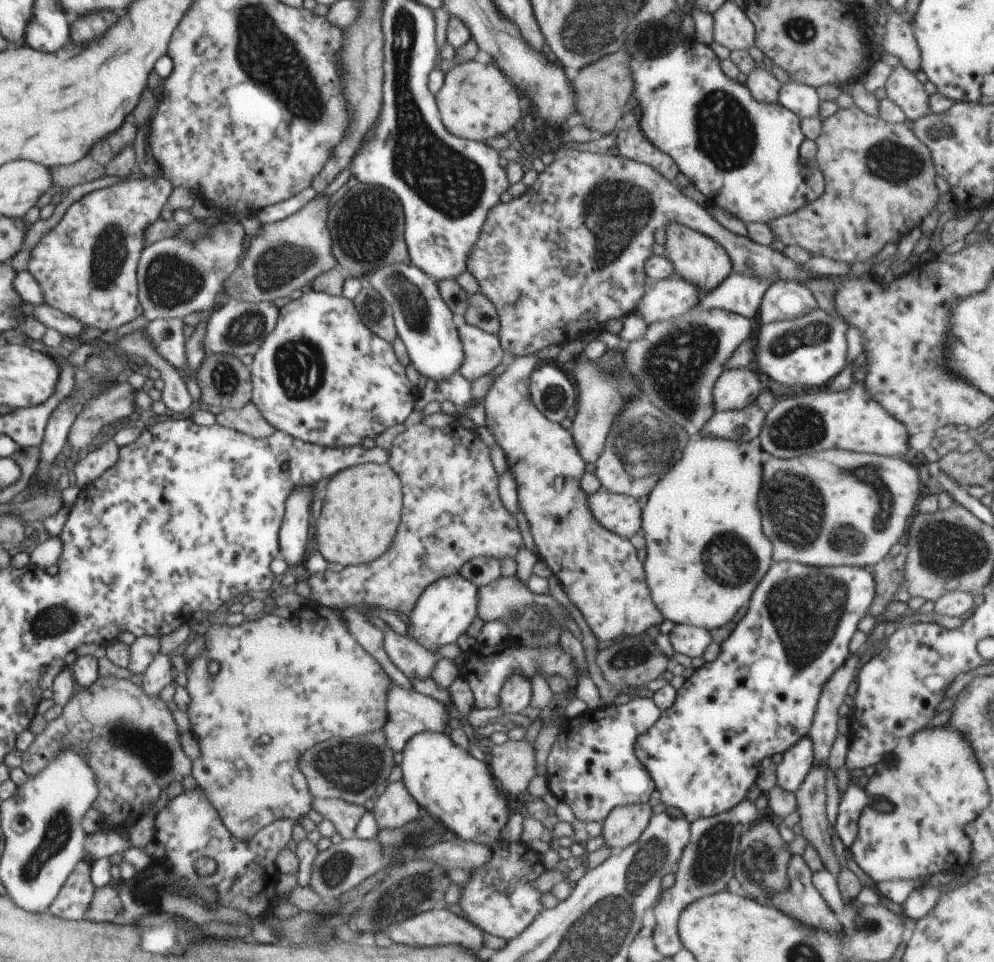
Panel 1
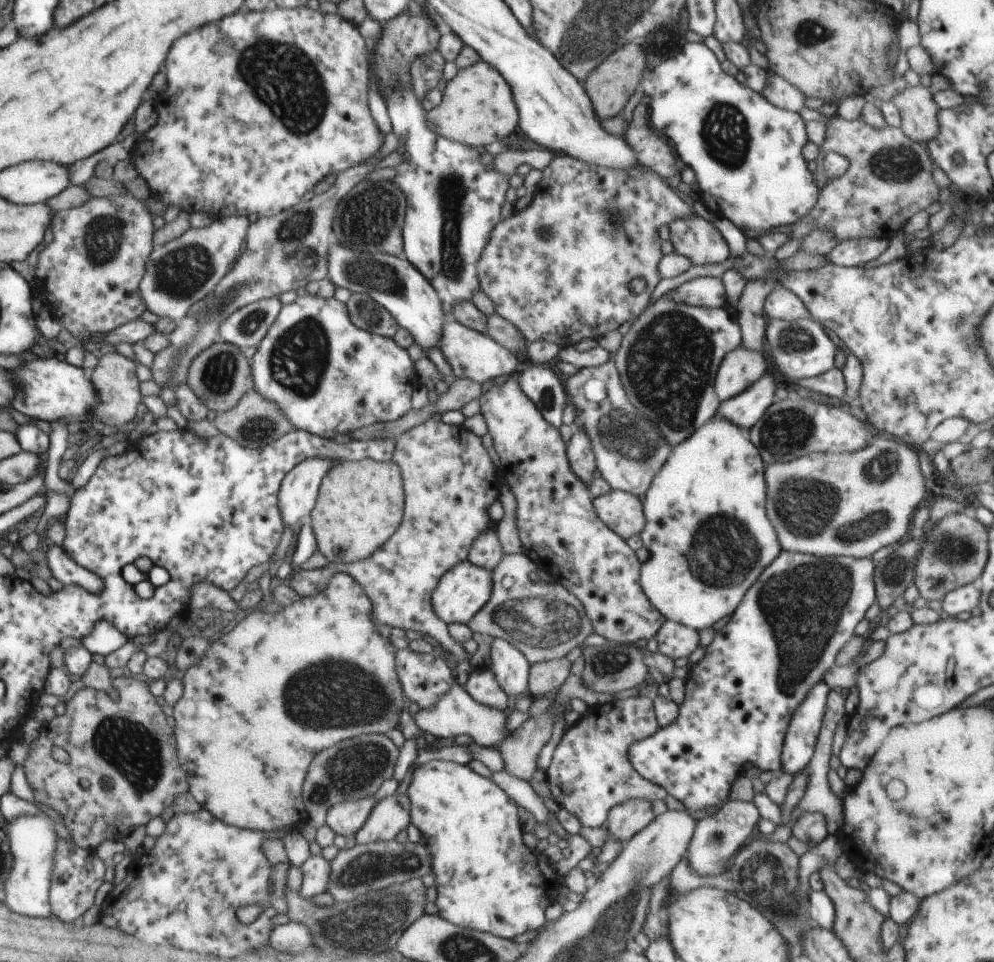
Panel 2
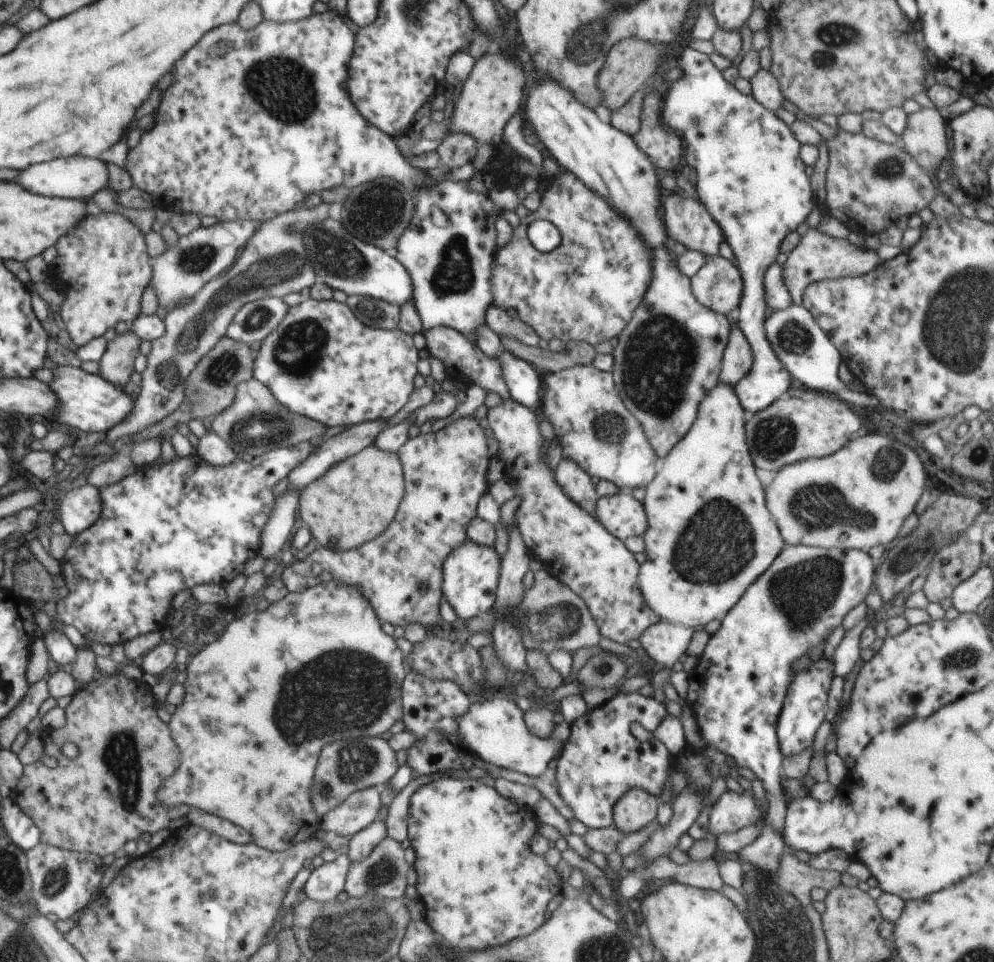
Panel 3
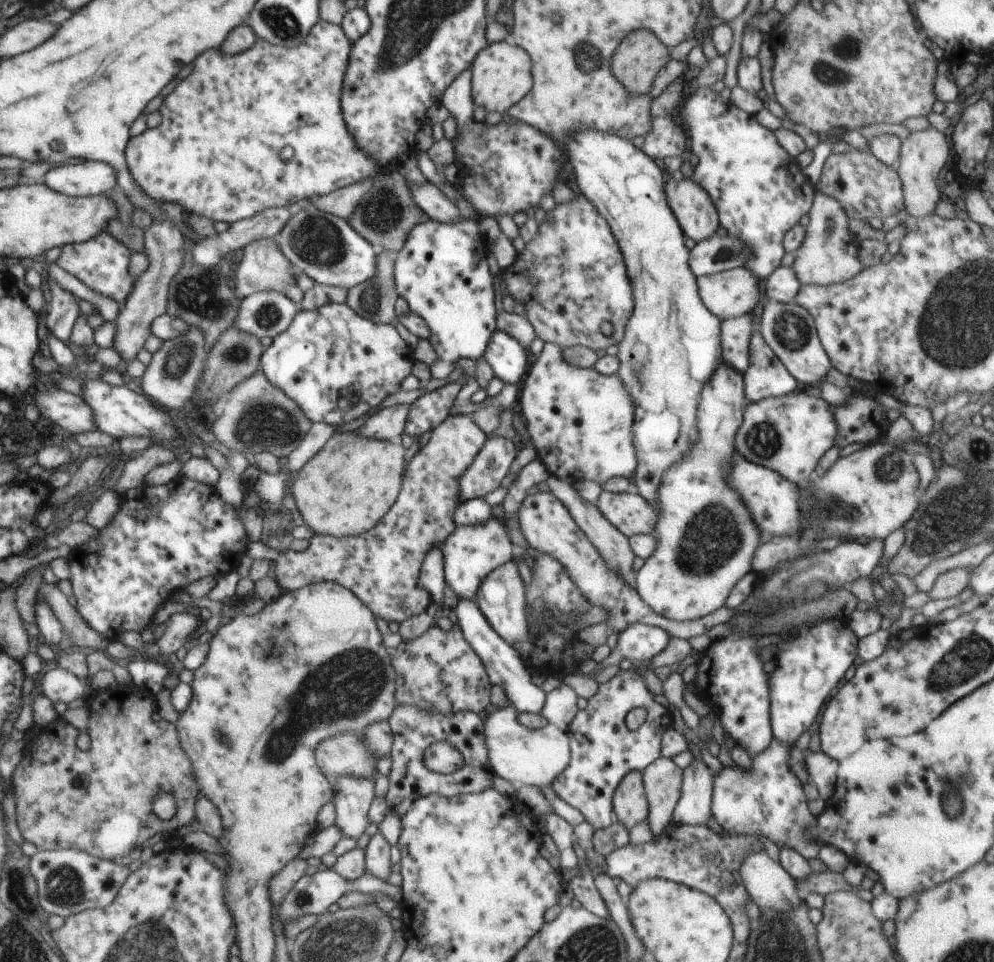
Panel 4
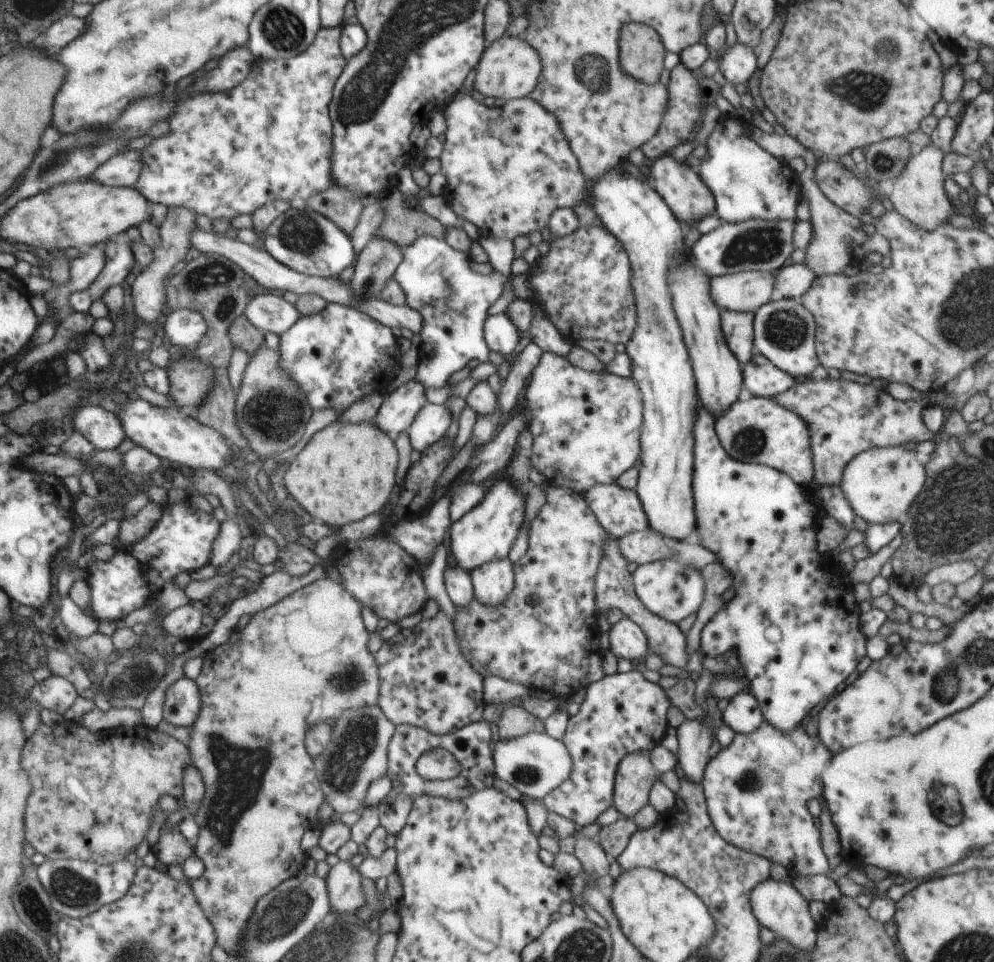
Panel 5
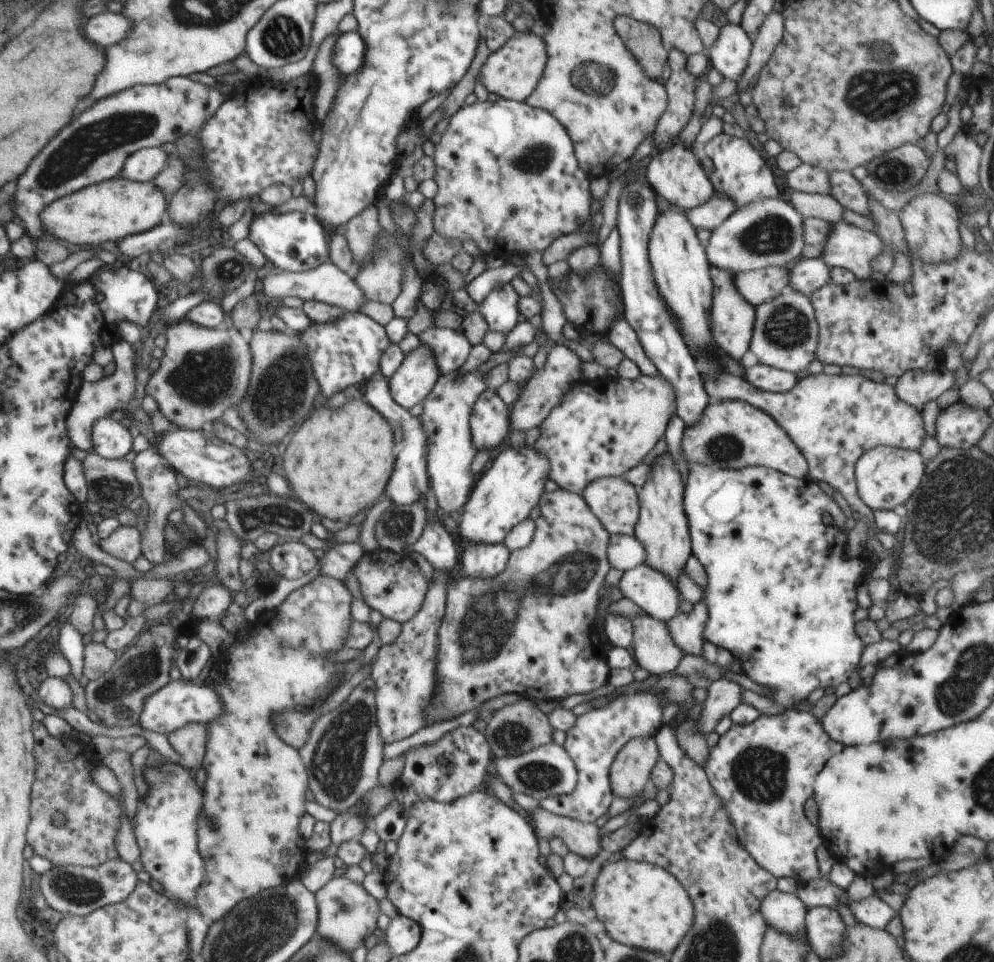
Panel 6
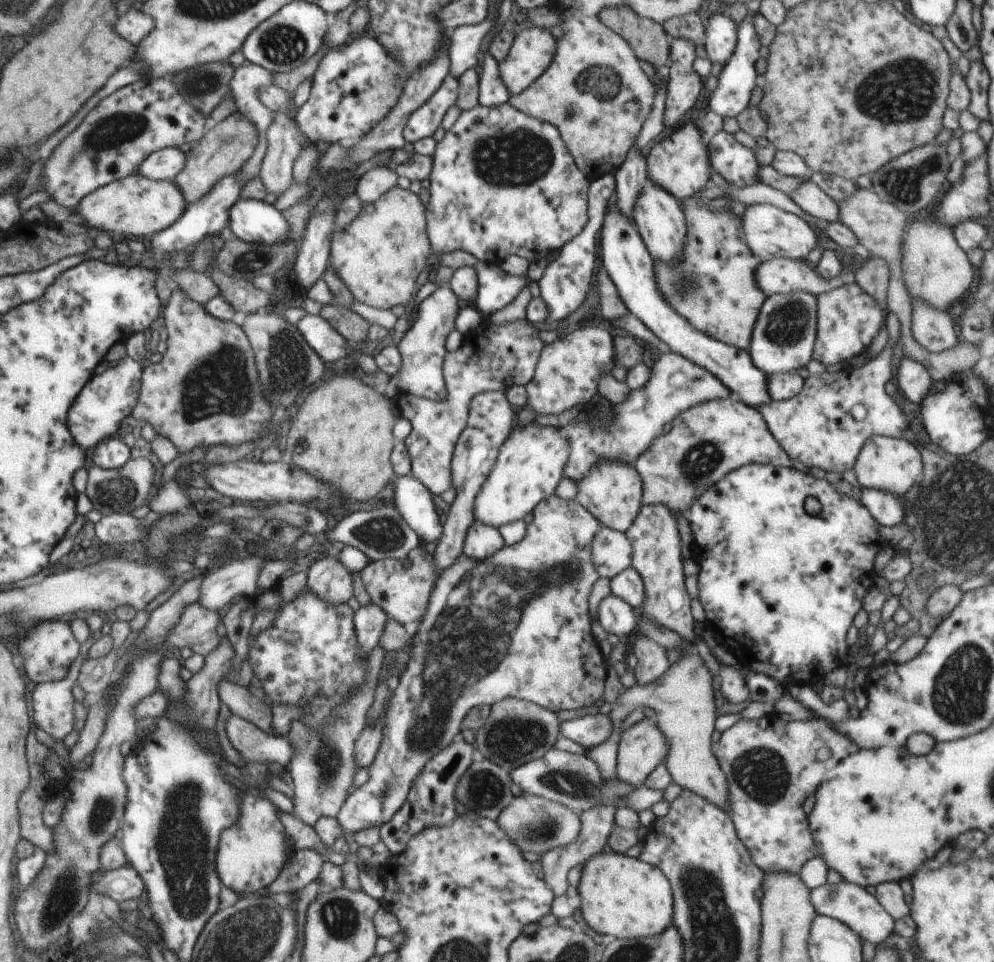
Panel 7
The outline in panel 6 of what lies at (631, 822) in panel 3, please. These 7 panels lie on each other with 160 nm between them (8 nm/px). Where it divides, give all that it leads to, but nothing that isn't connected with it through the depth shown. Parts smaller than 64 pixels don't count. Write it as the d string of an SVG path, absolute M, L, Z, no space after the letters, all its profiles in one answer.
M655 737L629 740L616 755L609 770L614 796L634 800L650 786L651 772L660 758Z

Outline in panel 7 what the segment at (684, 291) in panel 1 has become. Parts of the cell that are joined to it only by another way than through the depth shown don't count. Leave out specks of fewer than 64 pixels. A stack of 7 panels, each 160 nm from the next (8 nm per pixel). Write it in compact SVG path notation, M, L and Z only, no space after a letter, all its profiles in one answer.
M802 259L768 260L758 266L754 278L766 298L792 291L805 291L818 297L836 286L834 280L821 278L816 274L813 265Z

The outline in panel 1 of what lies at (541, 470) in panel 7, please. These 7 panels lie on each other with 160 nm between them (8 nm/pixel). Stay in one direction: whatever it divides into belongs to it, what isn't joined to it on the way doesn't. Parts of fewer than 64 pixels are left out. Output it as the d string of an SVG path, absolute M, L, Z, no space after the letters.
M460 572L454 576L440 577L426 587L416 601L415 607L408 614L411 624L408 628L408 636L431 653L436 653L435 650L439 646L456 643L458 637L466 633L472 620L476 618L478 591L479 587L464 578Z

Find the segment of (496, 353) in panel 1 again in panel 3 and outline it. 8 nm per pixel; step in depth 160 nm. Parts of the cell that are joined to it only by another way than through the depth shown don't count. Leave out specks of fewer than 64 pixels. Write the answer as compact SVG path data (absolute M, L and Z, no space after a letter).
M439 326L429 328L422 332L426 350L430 356L438 358L447 368L447 372L452 374L455 380L460 380L468 385L474 384L485 388L488 392L492 391L499 394L504 401L511 398L508 387L506 386L503 369L501 368L501 359L498 357L487 357L481 349L477 347L476 342L470 342L470 339L460 331L450 327Z

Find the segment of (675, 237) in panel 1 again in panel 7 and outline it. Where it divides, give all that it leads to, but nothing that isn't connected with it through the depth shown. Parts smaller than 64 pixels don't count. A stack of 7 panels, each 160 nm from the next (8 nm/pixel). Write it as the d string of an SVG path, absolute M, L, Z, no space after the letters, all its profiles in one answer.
M688 121L674 130L670 136L656 142L645 155L649 180L660 185L662 189L671 192L678 200L683 201L693 196L695 192L706 188L710 179L708 147L696 123Z

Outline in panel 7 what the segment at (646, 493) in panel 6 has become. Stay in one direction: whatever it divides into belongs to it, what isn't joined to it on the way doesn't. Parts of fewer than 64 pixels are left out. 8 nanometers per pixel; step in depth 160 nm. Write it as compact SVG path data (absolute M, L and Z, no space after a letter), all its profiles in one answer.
M644 505L625 535L633 548L631 567L641 576L645 588L645 603L637 613L692 642L696 621L690 609L691 596L686 587L676 516L664 505Z

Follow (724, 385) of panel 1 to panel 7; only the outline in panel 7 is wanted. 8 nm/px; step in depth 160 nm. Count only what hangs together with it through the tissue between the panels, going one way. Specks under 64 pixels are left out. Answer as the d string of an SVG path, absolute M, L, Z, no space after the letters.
M705 188L682 202L687 212L688 238L681 257L672 265L654 262L658 292L668 304L700 332L723 344L749 350L762 304L767 300L758 288L754 272L760 260L748 250L742 236L742 217L728 210L708 210L701 200Z

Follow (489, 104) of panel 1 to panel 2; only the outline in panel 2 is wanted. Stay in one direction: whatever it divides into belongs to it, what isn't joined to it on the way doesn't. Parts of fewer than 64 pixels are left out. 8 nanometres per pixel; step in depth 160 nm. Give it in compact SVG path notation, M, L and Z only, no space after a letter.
M480 60L459 70L456 77L446 83L442 102L427 111L427 125L447 139L472 147L484 147L512 134L519 125L519 112L506 79L493 66Z

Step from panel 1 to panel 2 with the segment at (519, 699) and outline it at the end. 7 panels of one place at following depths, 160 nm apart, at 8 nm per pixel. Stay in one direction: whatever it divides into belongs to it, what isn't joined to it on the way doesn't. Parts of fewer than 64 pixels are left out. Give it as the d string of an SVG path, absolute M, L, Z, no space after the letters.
M493 637L491 644L492 672L500 688L512 699L528 695L531 664L524 654L504 638Z

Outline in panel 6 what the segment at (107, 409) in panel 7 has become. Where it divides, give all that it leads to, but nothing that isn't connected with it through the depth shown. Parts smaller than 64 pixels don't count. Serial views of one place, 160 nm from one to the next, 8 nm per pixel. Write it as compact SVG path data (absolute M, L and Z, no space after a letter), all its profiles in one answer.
M122 338L112 346L116 369L110 376L102 377L96 382L84 382L75 396L72 408L66 419L66 428L71 444L79 455L92 451L92 427L101 418L108 417L116 410L127 410L136 390L135 354L130 343Z

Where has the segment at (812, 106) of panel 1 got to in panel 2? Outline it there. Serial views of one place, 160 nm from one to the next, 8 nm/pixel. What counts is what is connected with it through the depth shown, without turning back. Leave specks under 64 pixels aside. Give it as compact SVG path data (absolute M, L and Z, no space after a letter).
M774 73L769 75L768 84L761 90L760 94L774 106L793 113L802 110L806 99L799 88L786 82L784 77Z

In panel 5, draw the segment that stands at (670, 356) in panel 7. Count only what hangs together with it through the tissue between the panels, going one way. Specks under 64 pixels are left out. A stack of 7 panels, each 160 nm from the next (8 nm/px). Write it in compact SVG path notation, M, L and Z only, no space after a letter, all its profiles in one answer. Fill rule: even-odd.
M543 352L538 366L531 374L530 380L525 390L524 411L529 414L530 424L528 430L533 436L533 445L529 453L531 466L544 474L548 484L556 485L576 493L584 494L589 488L597 484L610 484L616 482L622 474L636 464L636 460L641 455L641 428L643 423L643 398L640 389L636 386L632 377L624 378L612 373L602 371L585 371L584 369L572 366L567 358L564 358L554 352ZM811 377L795 384L786 392L780 393L775 402L793 411L809 427L811 434L811 451L813 458L814 481L819 486L839 486L843 479L846 465L861 452L874 447L899 447L900 445L916 445L924 440L938 440L938 435L926 428L921 412L924 403L916 401L896 400L886 389L878 385L863 385L846 379L813 379Z

